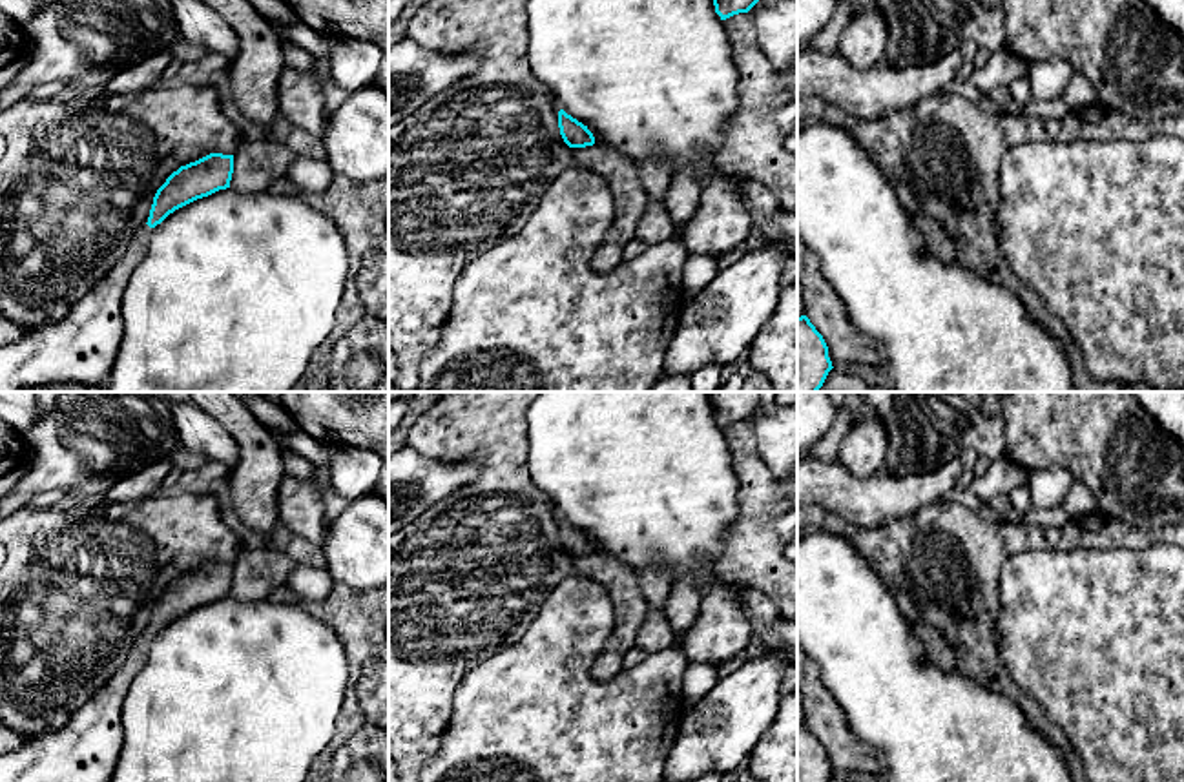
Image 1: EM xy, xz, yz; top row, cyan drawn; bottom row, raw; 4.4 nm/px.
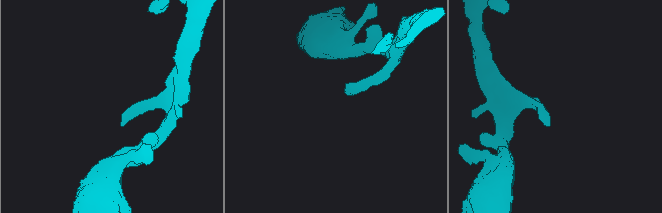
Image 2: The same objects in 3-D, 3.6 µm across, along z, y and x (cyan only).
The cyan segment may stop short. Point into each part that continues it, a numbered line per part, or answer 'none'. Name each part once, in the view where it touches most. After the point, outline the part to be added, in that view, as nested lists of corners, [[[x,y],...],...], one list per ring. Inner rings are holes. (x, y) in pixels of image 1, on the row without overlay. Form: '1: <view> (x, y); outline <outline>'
1: xy (86, 750); outline [[[150,634],[137,636],[122,667],[53,733],[22,738],[16,751],[0,756],[0,782],[109,782],[124,740],[120,709],[126,693],[146,664]]]

